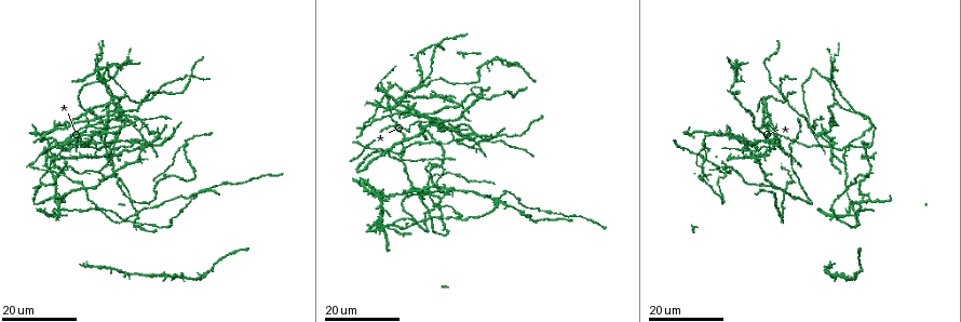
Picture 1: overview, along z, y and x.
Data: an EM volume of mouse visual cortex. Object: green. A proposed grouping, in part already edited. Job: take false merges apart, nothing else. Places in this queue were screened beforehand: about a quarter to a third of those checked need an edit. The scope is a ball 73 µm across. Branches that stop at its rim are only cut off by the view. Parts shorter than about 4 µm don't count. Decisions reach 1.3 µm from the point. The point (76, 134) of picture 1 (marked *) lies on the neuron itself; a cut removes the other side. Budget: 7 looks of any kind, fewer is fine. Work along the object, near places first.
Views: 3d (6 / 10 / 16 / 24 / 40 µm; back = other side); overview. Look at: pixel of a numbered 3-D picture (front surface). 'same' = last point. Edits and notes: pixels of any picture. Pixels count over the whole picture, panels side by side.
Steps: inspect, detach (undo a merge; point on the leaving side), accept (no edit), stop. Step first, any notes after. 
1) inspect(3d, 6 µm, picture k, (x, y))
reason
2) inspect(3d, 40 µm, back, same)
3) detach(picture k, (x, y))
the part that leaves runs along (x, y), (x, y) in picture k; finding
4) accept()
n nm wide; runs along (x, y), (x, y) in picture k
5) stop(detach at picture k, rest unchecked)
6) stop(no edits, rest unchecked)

inspect(3d, 16 µm, picture 1, (64, 144))
four-way junction

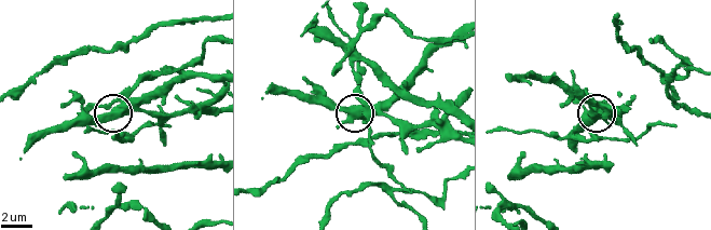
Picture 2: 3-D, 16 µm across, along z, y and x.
inspect(3d, 6 µm, picture 2, (119, 116))
closer look

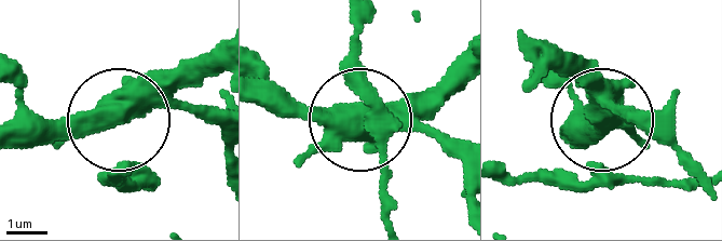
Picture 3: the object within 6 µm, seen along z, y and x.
accept()
4 arms; runs along (219, 109), (16, 119) in picture 3; one neuron here

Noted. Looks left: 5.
inspect(3d, 24 µm, picture 1, (431, 171))
branch point

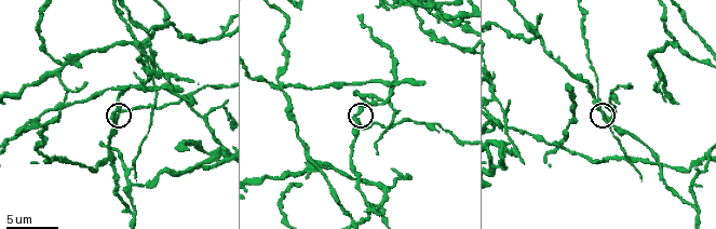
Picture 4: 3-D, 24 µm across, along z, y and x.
inspect(3d, 10 µm, picture 4, (116, 117))

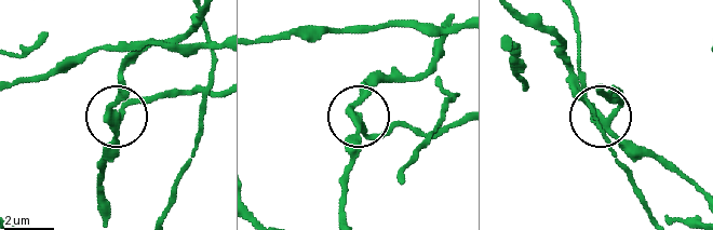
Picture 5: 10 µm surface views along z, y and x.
detach(picture 5, (144, 103))
250 nm wide; the part that leaves runs along (117, 121), (136, 105), (179, 92), (216, 92) in picture 5; two neurons meet here

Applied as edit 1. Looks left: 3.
inspect(overview)
see it whole again

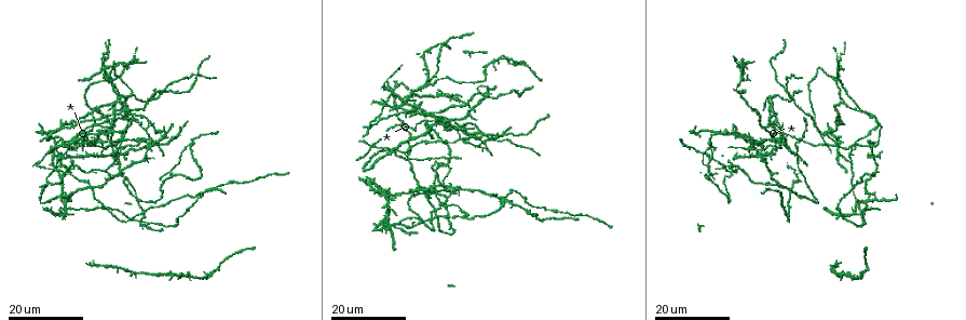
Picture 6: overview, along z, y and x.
inspect(3d, 24 µm, picture 6, (121, 178))
sudden change in width

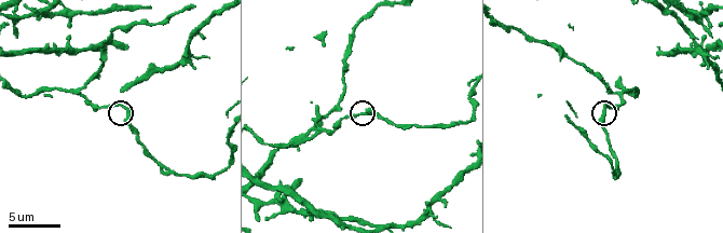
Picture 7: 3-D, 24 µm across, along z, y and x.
inspect(3d, 6 µm, picture 7, (120, 107))

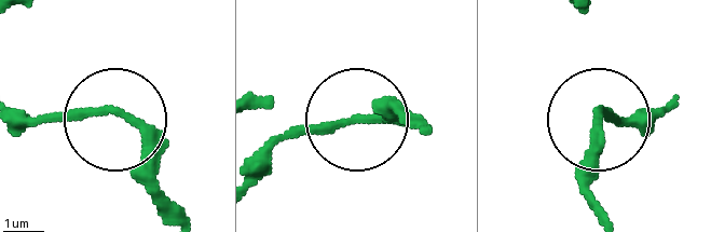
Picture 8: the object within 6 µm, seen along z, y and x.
accept()
one neuron here

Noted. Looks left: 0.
stop(detach at picture 5, rest unchecked)

